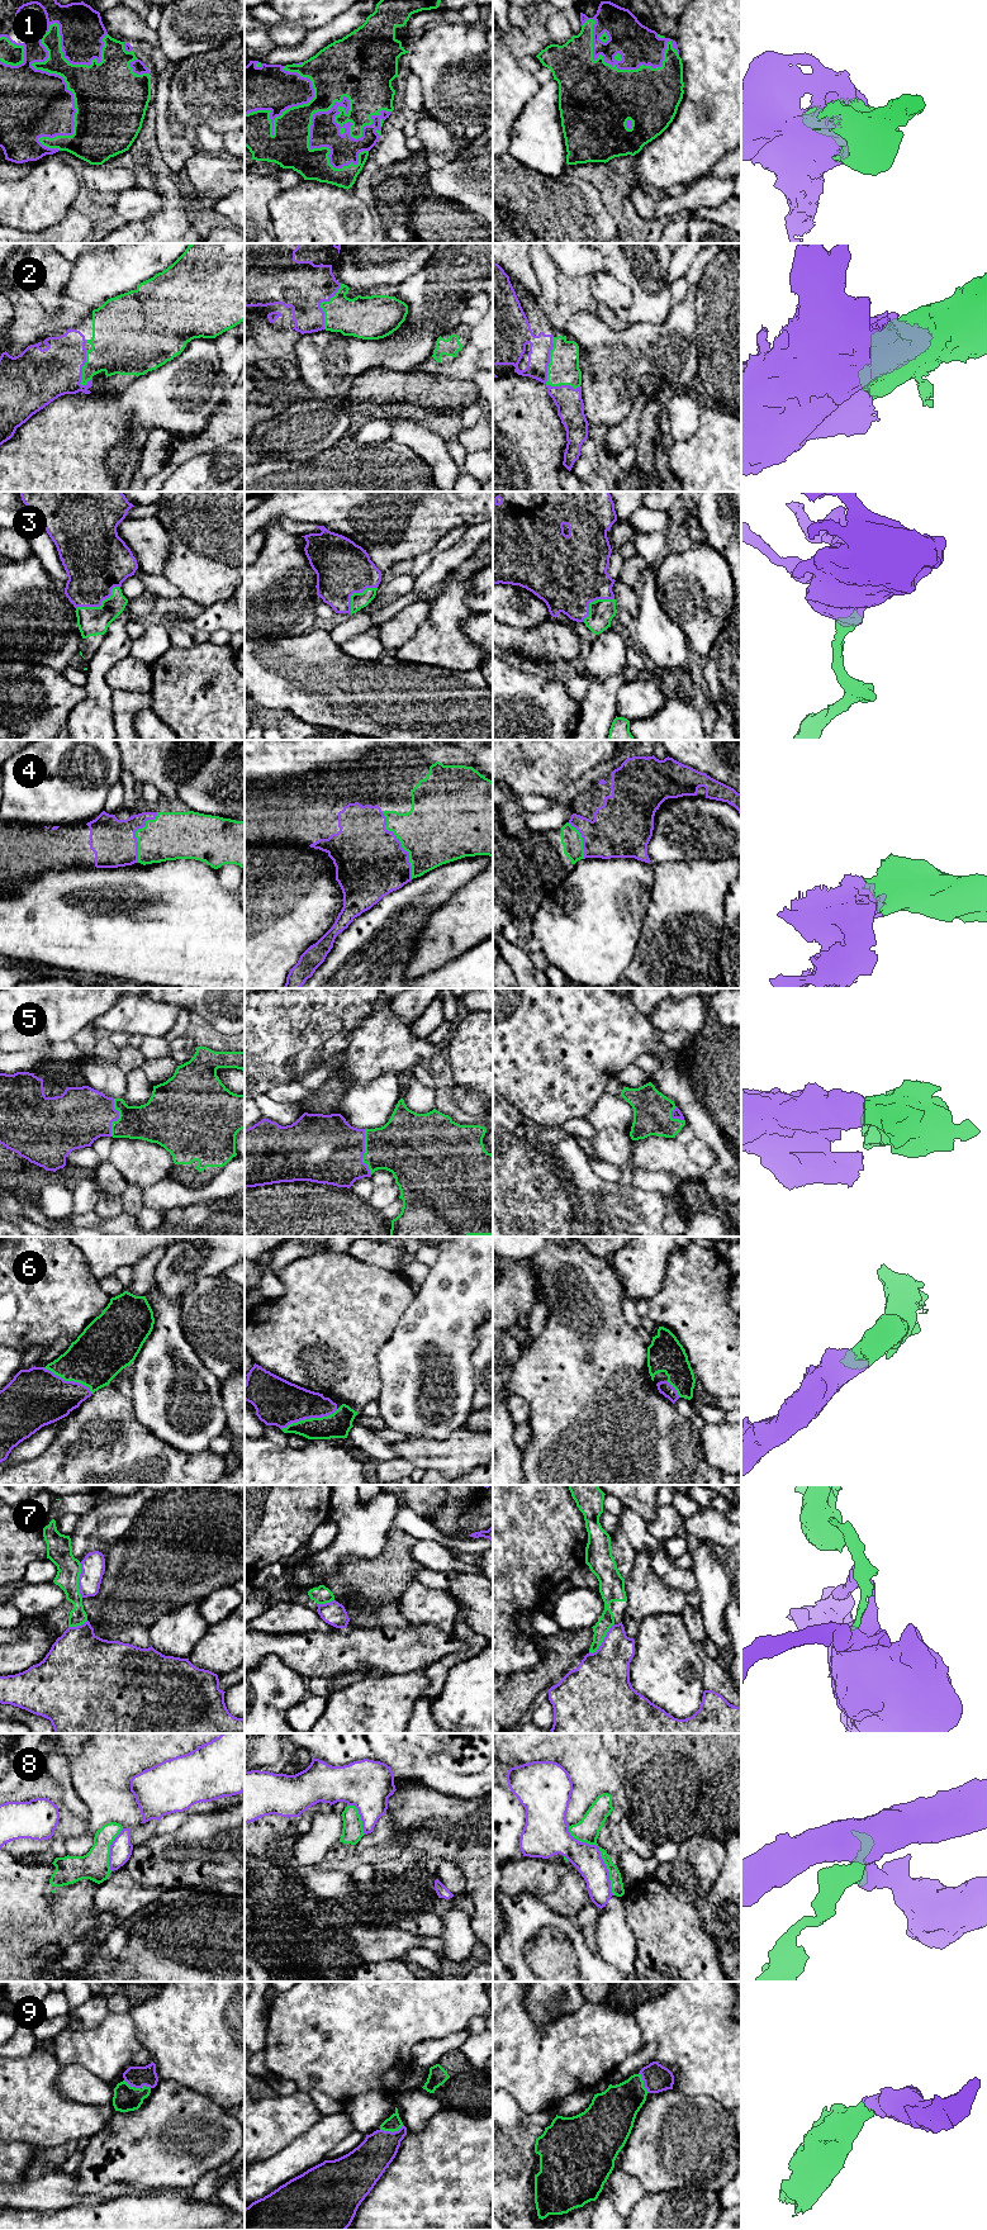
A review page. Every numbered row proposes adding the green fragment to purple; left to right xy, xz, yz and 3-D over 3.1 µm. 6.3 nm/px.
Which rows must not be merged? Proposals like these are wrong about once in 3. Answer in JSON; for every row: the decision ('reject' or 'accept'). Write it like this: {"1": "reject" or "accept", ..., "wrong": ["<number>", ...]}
{"1": "accept", "2": "accept", "3": "accept", "4": "accept", "5": "accept", "6": "accept", "7": "reject", "8": "reject", "9": "accept", "wrong": ["7", "8"]}

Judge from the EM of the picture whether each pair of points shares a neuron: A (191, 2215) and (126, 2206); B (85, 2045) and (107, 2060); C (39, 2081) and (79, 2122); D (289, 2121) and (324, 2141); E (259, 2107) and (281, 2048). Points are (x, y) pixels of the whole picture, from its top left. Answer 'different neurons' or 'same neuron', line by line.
A: same neuron
B: same neuron
C: same neuron
D: different neurons
E: different neurons

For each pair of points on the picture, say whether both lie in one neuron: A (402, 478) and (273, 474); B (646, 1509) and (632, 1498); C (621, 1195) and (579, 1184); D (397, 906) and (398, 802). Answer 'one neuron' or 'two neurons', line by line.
A: one neuron
B: one neuron
C: one neuron
D: two neurons

